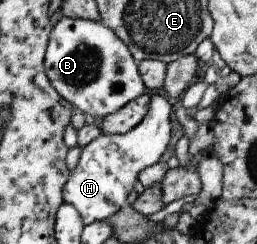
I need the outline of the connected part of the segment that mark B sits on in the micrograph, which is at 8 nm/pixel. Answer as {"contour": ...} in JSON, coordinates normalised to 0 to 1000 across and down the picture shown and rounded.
{"contour":[[[257,66],[226,78],[187,135],[167,262],[171,299],[179,299],[202,365],[257,422],[272,422],[288,459],[339,463],[366,484],[412,480],[424,463],[444,463],[467,439],[482,439],[482,426],[510,406],[529,406],[560,381],[560,344],[533,287],[533,254],[510,230],[490,184],[393,86],[272,78]]]}

